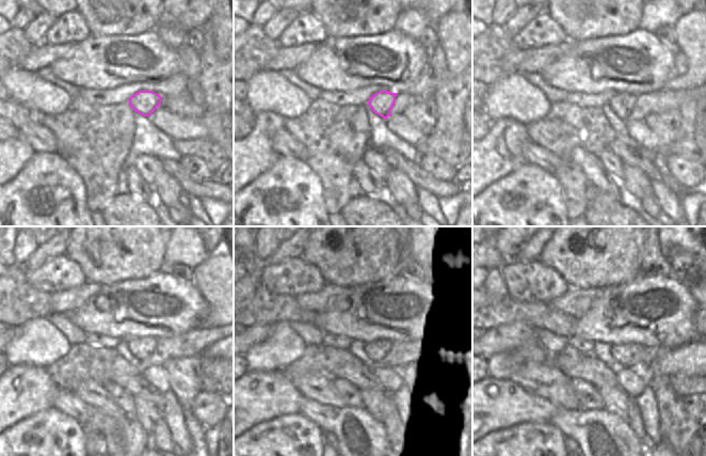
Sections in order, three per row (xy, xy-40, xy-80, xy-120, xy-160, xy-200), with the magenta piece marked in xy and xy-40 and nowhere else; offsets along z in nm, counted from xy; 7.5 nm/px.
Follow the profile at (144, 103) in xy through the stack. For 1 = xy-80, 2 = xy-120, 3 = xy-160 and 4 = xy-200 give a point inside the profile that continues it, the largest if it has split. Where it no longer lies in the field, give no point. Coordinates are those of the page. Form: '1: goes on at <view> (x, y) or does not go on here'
1: goes on at xy-80 (622, 104)
2: goes on at xy-120 (143, 347)
3: goes on at xy-160 (378, 350)
4: goes on at xy-200 (627, 356)

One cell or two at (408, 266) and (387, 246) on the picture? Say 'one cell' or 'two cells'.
two cells

